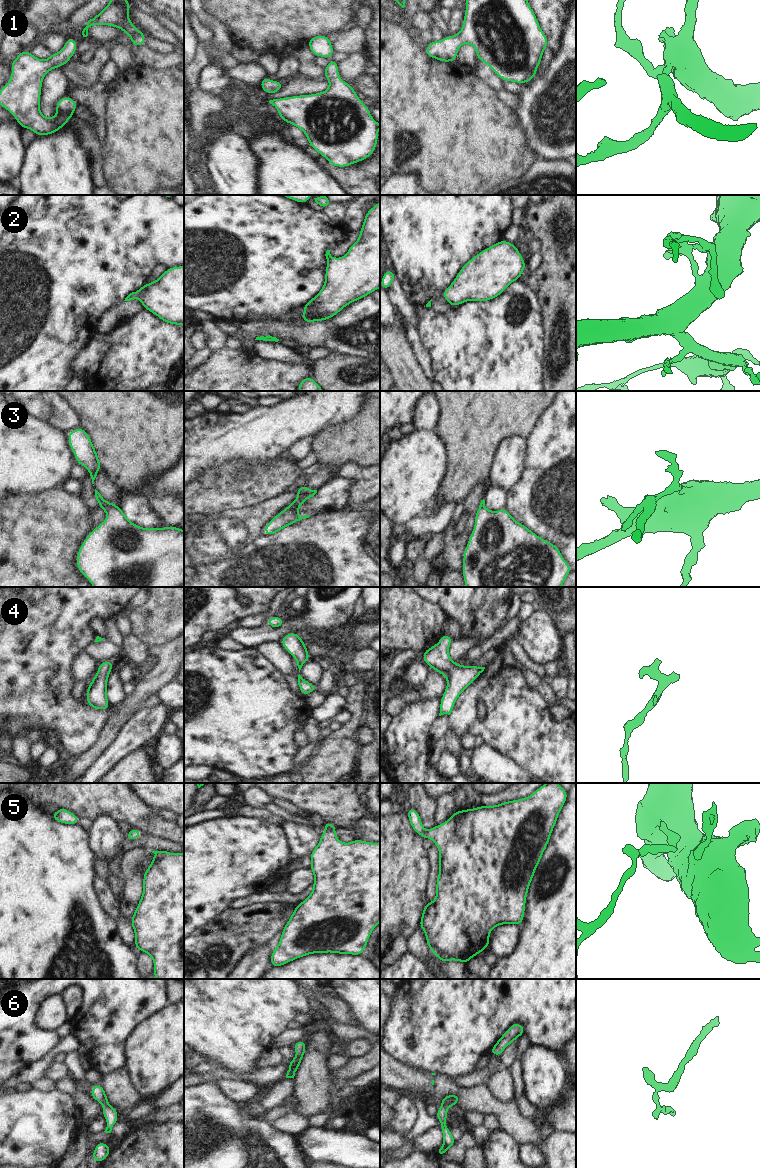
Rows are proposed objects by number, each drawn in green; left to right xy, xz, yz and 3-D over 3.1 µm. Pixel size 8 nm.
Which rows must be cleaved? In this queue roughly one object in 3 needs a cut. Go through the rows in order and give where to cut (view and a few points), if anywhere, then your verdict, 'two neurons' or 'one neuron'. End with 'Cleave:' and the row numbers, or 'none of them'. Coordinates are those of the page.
1: cut none; one neuron
2: cut none; one neuron
3: cut none; one neuron
4: cut none; one neuron
5: cut none; one neuron
6: cut none; one neuron
Cleave: none of them

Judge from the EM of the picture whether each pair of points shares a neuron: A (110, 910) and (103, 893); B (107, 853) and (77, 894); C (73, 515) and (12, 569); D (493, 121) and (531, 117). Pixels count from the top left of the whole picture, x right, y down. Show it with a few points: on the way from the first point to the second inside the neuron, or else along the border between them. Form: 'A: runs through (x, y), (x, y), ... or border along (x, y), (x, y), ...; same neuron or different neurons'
A: runs through (110, 906), (105, 897); same neuron
B: border along (88, 832), (88, 845), (94, 855); different neurons
C: runs through (58, 523), (27, 554); same neuron
D: border along (511, 110), (526, 140); different neurons

